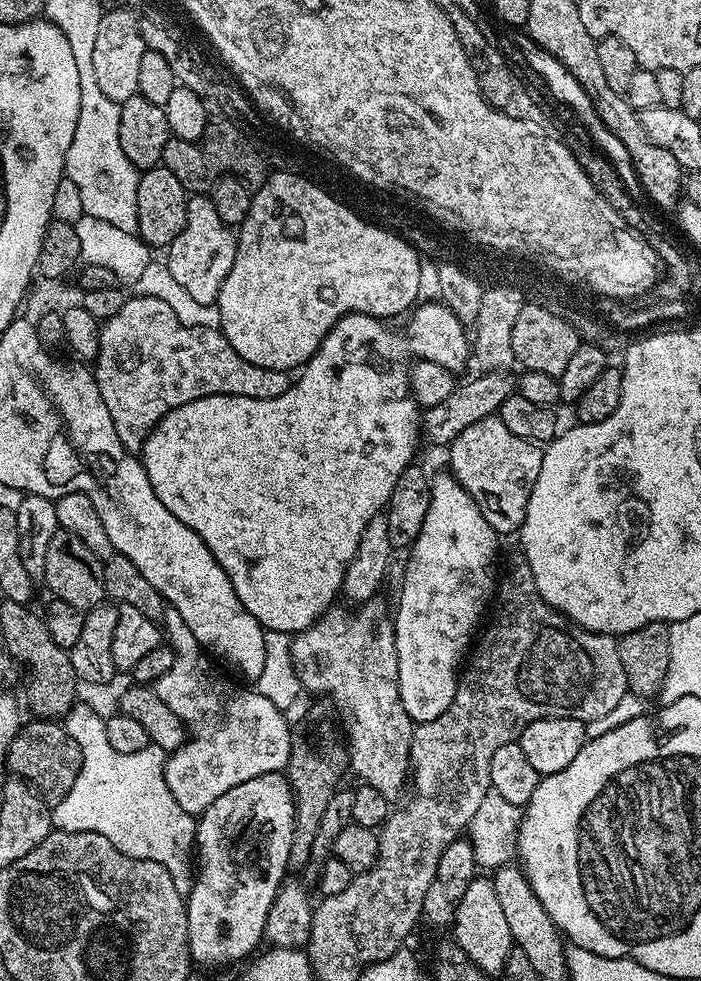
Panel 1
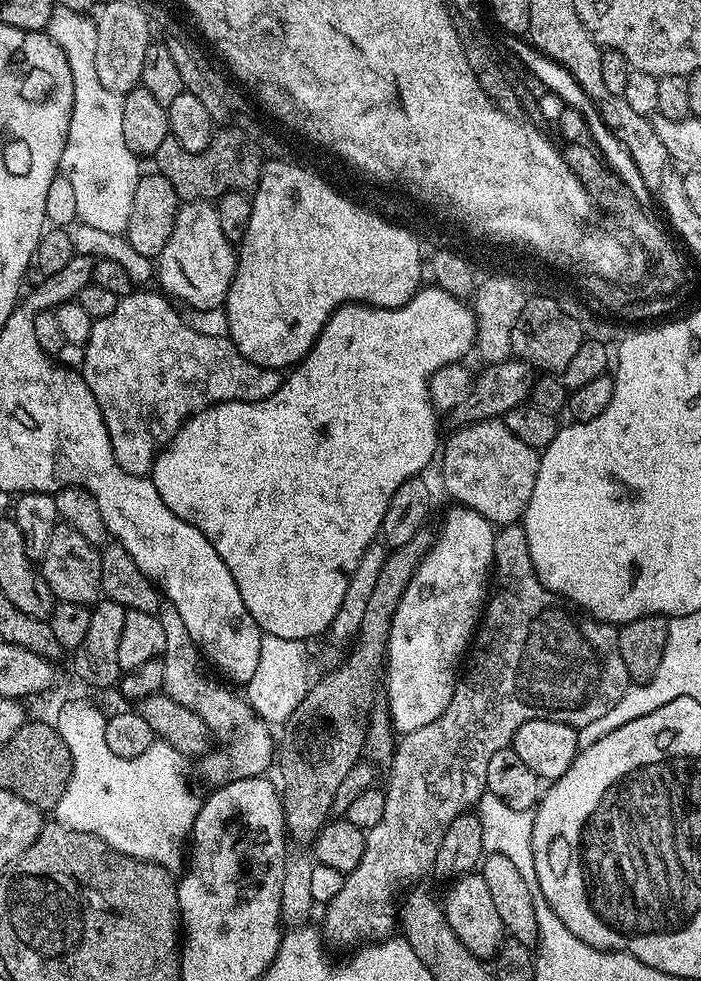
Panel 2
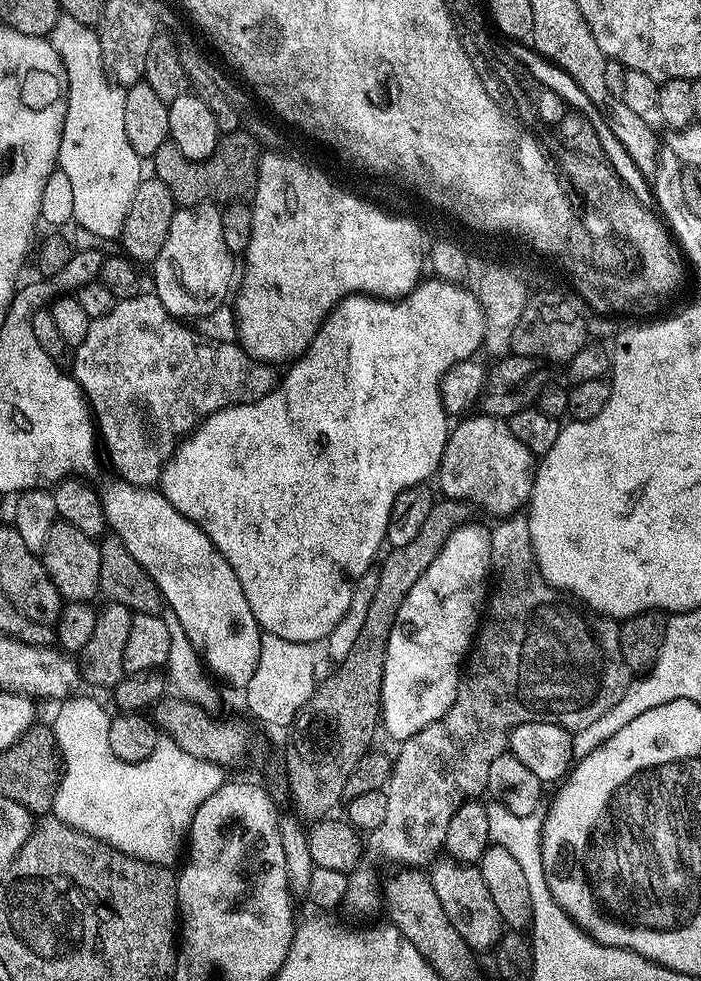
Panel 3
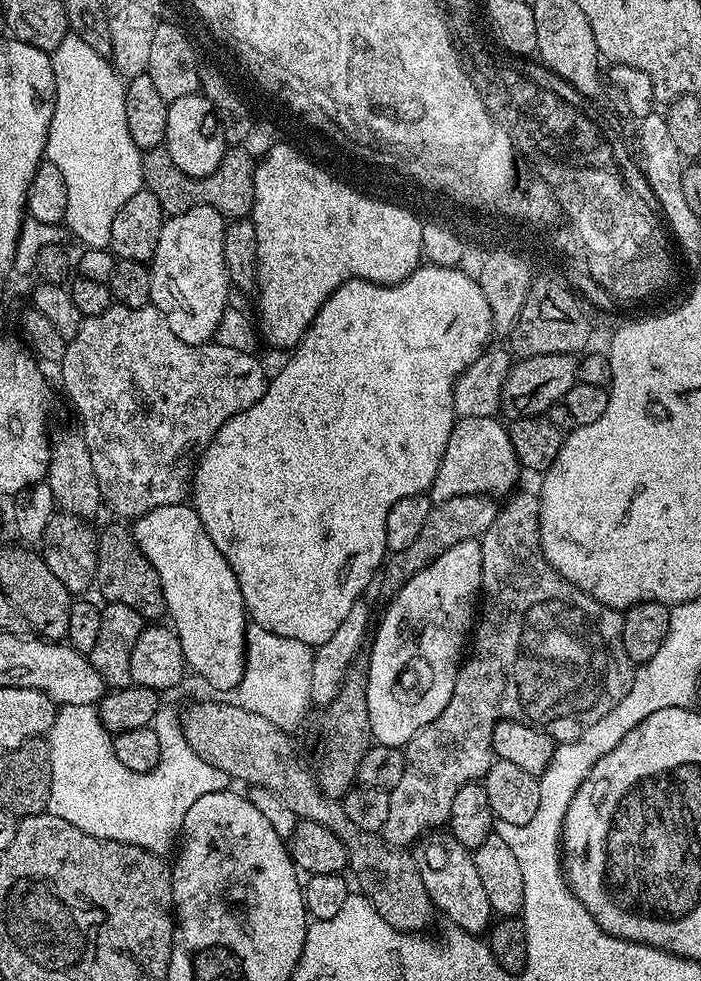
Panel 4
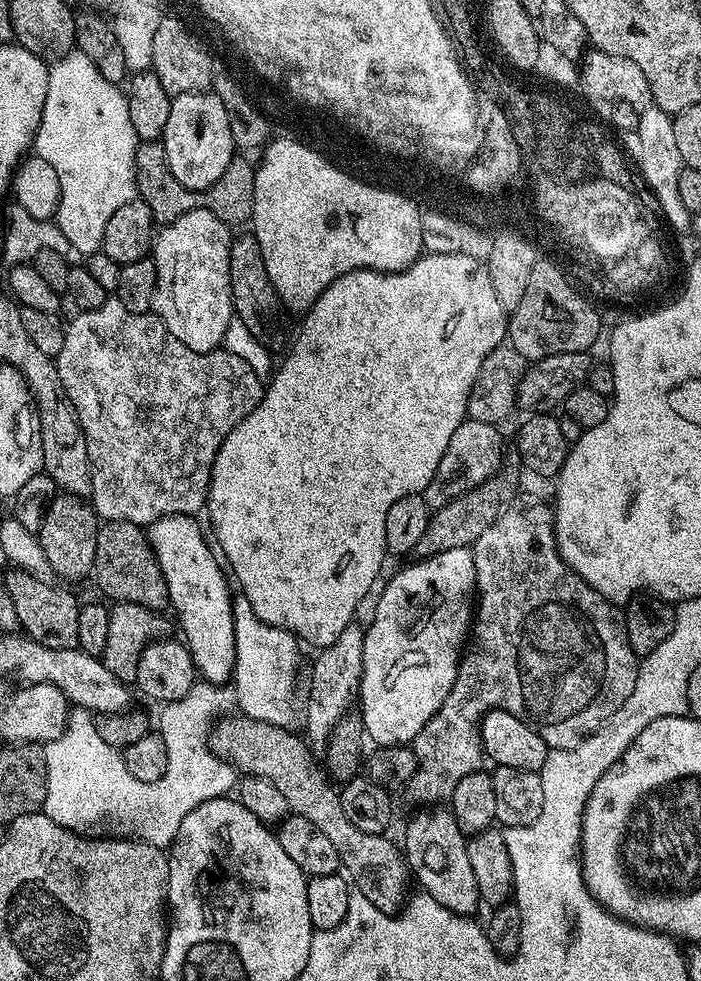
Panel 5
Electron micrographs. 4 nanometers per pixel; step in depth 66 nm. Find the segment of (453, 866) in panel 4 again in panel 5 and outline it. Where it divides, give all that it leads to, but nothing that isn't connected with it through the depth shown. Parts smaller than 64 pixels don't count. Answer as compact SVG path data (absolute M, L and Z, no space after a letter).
M424 806L408 820L404 828L404 844L402 851L405 860L408 862L408 871L421 884L423 895L434 898L446 910L450 910L459 916L472 916L476 907L481 907L480 891L478 882L474 879L474 869L470 867L470 854L468 853L468 840L464 831L458 826L454 814L444 806Z

